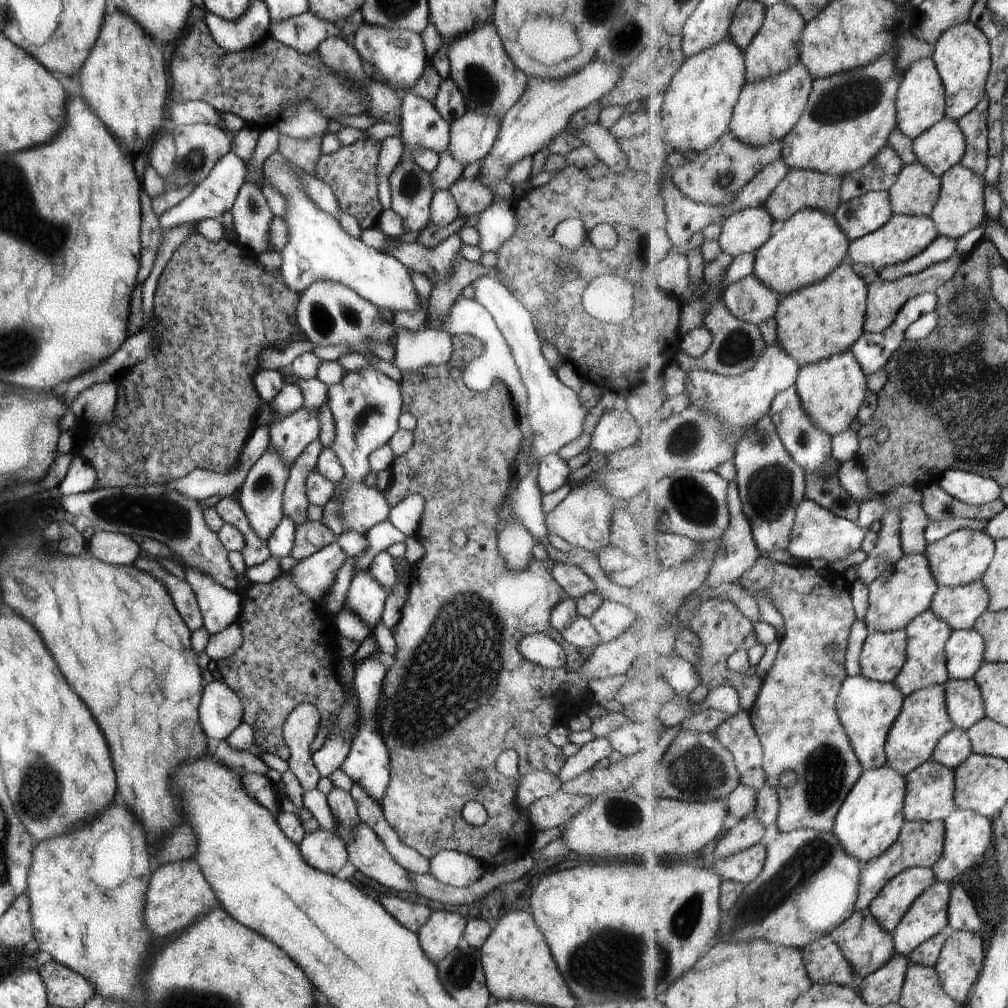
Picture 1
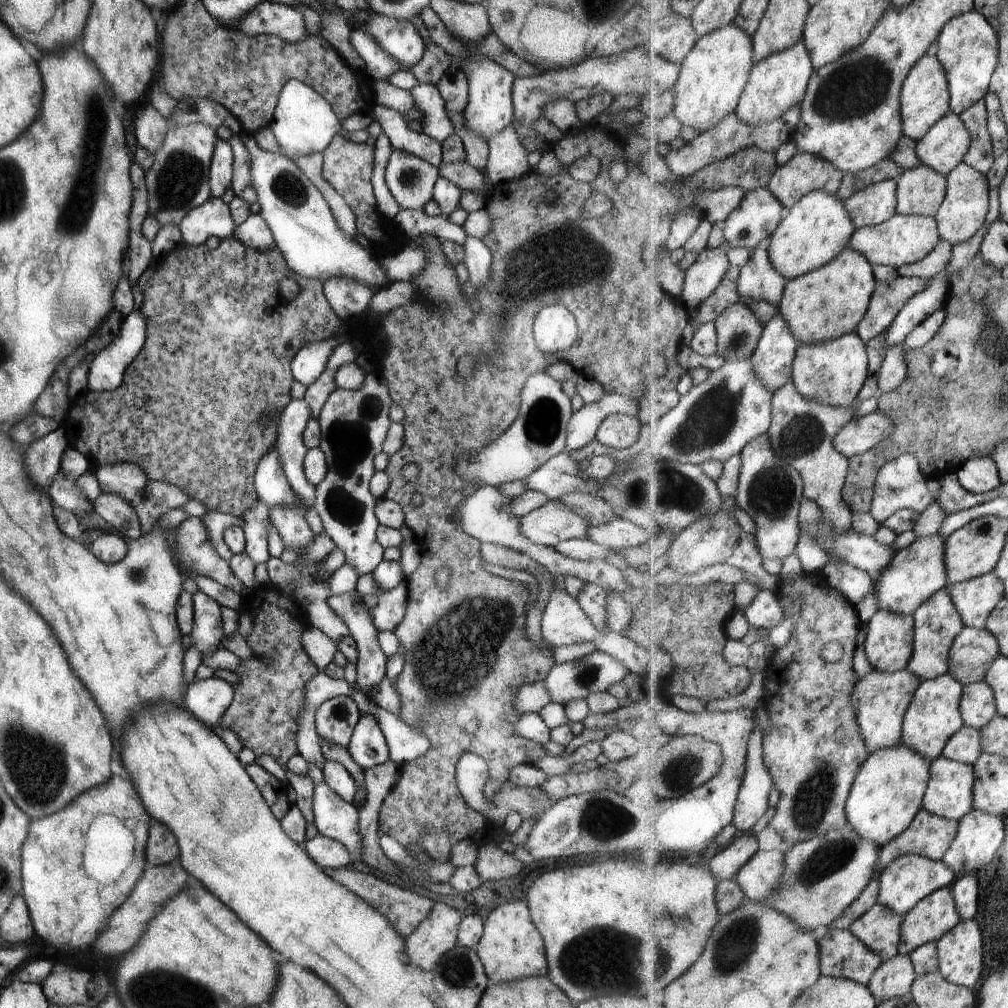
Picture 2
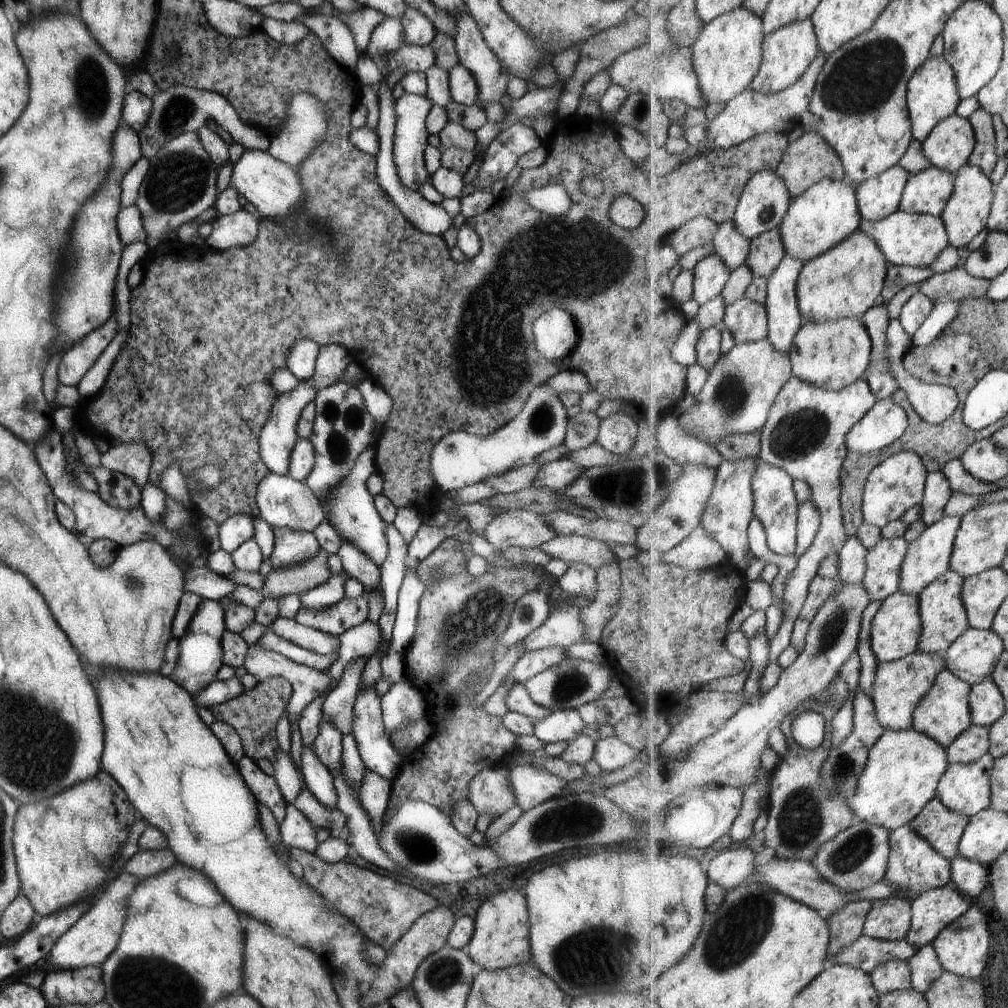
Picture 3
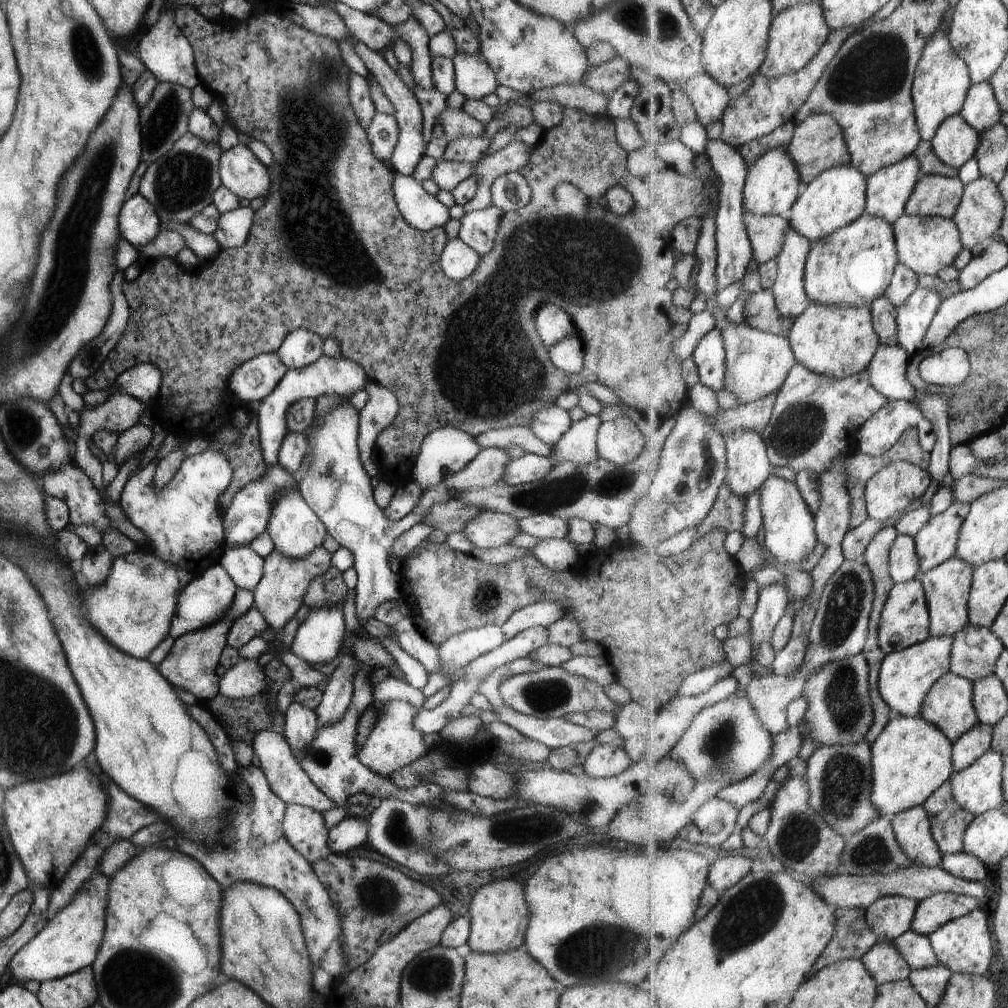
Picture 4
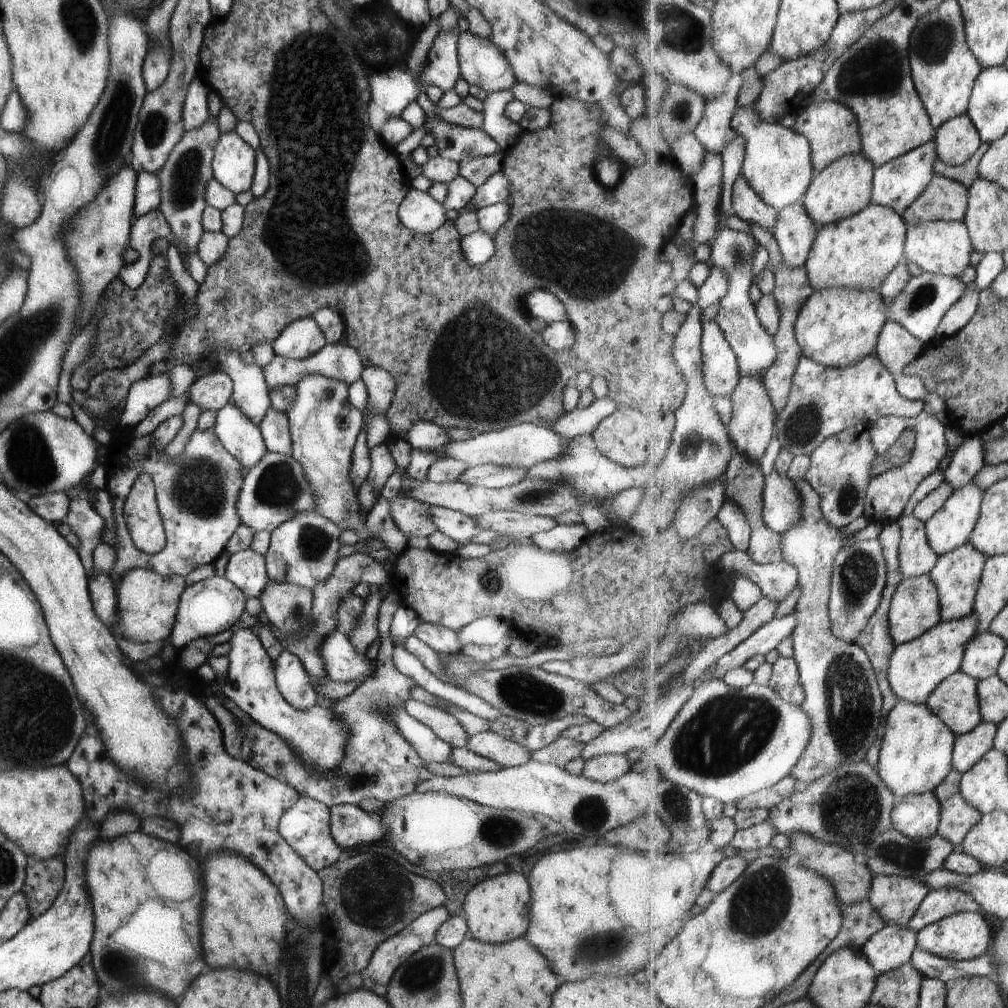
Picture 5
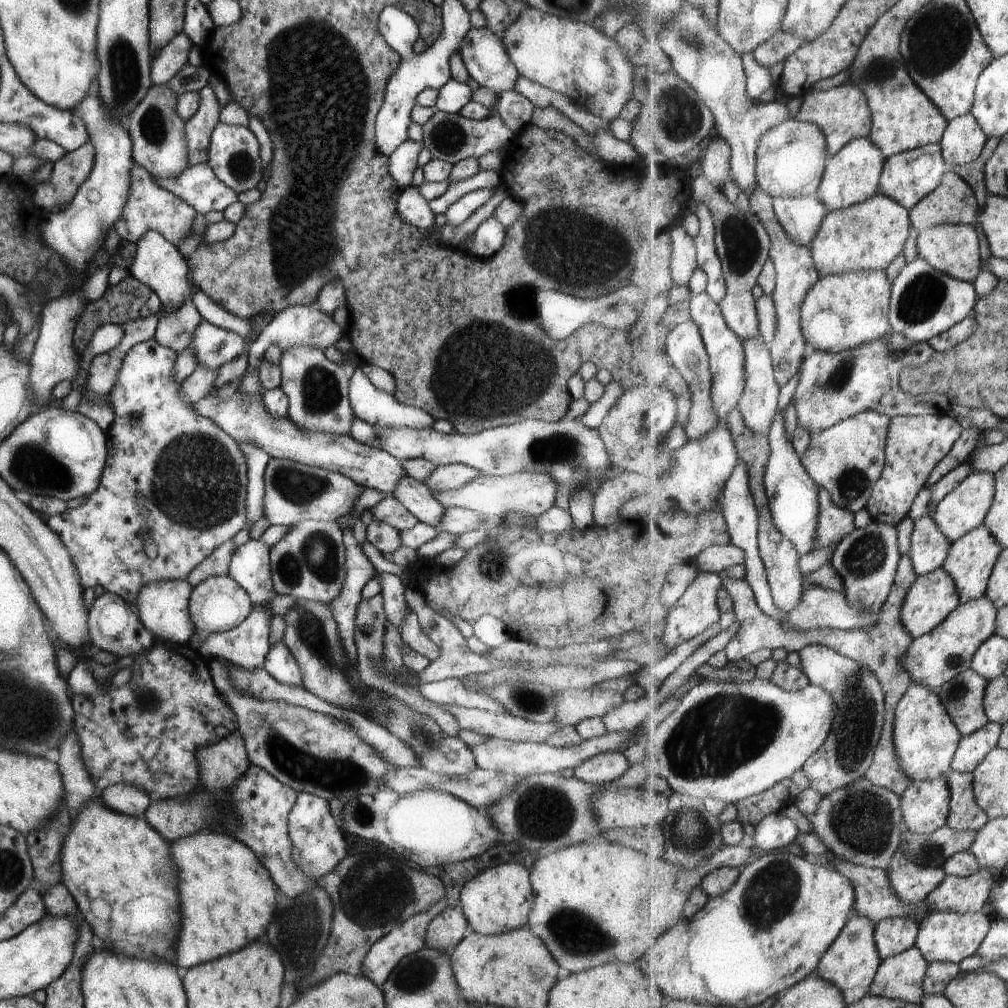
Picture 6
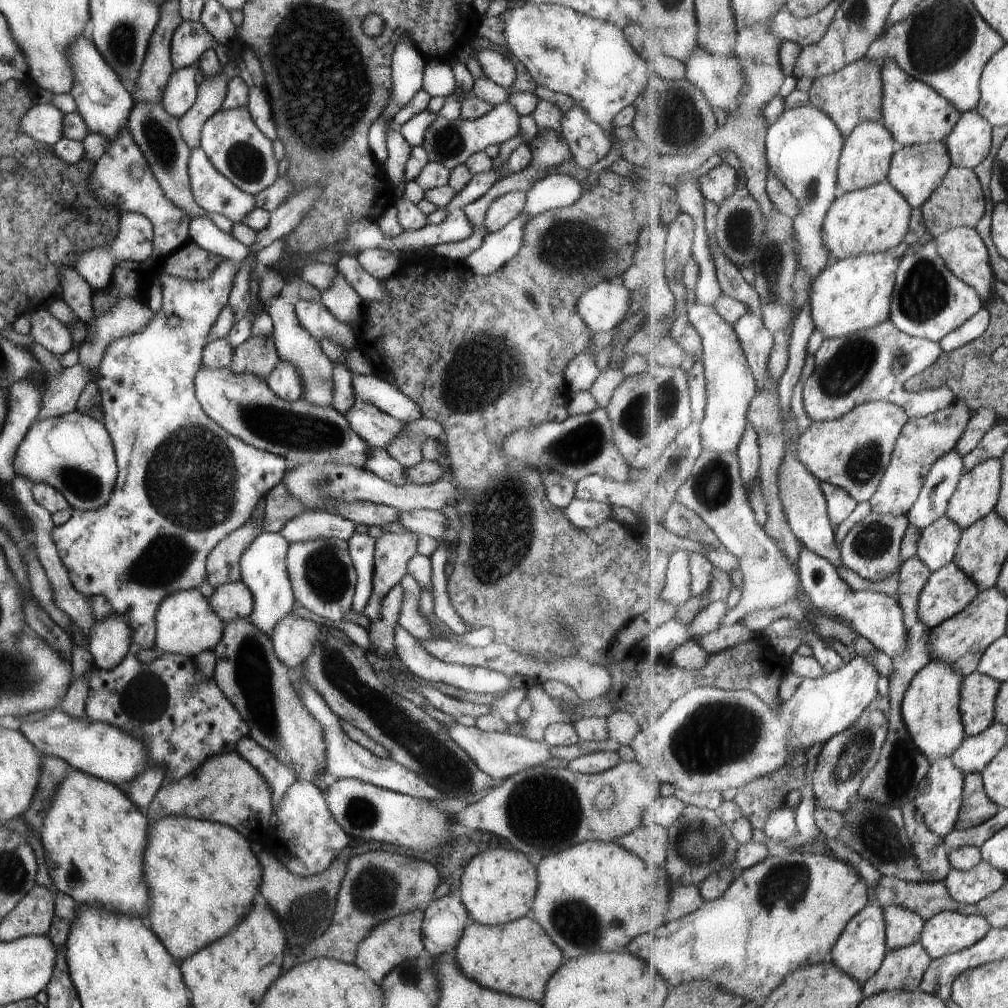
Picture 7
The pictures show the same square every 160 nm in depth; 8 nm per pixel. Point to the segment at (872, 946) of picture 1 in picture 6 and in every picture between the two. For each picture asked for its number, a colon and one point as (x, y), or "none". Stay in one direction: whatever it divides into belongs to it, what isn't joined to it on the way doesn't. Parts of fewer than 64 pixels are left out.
2: (880, 929)
3: (890, 919)
4: (892, 916)
5: (898, 899)
6: (913, 883)

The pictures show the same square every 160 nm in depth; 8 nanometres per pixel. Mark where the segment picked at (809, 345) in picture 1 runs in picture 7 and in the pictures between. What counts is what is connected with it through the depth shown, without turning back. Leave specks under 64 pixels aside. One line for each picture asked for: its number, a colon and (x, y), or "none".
2: (829, 303)
3: (847, 281)
4: (855, 266)
5: (860, 252)
6: (868, 236)
7: (869, 220)

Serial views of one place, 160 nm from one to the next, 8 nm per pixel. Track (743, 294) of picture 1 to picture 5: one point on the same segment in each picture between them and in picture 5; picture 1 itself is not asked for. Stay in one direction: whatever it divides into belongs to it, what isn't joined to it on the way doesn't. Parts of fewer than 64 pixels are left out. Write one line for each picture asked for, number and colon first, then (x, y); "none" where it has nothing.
2: (758, 280)
3: (767, 252)
4: (767, 233)
5: (747, 204)

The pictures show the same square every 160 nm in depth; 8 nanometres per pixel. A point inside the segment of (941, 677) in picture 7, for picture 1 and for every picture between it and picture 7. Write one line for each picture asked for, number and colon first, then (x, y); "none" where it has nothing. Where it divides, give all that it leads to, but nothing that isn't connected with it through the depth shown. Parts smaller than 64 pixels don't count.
1: (870, 821)
2: (888, 792)
3: (904, 769)
4: (912, 759)
5: (917, 754)
6: (926, 738)

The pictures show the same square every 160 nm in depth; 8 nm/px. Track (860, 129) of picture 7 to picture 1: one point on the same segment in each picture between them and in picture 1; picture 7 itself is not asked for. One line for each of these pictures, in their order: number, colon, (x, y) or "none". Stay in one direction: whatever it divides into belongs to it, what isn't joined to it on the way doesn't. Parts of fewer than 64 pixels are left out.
1: (804, 250)
2: (819, 228)
3: (828, 213)
4: (838, 197)
5: (845, 188)
6: (853, 176)

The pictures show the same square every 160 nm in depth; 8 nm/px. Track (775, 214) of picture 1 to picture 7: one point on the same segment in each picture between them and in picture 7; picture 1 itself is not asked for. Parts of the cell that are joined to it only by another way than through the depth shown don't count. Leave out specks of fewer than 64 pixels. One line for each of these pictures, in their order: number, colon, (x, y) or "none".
2: (806, 173)
3: (810, 159)
4: (818, 145)
5: (832, 128)
6: (843, 112)
7: (855, 94)

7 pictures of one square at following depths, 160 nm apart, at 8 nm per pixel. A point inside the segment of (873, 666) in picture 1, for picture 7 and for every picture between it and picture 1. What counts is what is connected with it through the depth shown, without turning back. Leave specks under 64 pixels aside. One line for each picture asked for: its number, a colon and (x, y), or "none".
2: (889, 645)
3: (897, 629)
4: (906, 622)
5: (916, 606)
6: (934, 597)
7: (950, 590)

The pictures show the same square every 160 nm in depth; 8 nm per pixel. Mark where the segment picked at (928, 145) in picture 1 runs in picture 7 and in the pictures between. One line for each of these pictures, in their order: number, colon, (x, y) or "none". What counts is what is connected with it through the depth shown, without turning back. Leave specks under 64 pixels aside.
2: (944, 148)
3: (950, 146)
4: (956, 142)
5: (957, 141)
6: (964, 141)
7: (971, 141)

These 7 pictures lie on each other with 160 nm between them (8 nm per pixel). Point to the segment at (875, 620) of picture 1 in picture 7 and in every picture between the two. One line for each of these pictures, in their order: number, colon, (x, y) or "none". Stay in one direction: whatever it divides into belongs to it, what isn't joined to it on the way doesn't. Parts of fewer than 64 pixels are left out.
2: (917, 572)
3: (929, 557)
4: (938, 542)
5: (952, 527)
6: (966, 508)
7: (979, 493)

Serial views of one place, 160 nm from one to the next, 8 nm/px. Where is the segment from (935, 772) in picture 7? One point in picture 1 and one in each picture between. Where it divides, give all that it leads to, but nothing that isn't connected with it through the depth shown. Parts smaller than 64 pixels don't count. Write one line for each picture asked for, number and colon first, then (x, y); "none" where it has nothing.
1: (889, 908)
2: (908, 880)
3: (915, 867)
4: (913, 828)
5: (918, 816)
6: (926, 805)

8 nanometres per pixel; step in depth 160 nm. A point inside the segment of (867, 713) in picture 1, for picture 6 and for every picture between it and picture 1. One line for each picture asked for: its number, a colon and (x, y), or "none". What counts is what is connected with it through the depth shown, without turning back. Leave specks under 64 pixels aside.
2: (881, 700)
3: (899, 687)
4: (907, 676)
5: (918, 668)
6: (936, 658)

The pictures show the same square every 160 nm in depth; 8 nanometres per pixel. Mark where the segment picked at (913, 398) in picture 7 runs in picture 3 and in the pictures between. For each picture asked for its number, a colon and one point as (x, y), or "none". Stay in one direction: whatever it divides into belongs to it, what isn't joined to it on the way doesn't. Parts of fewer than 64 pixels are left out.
3: (806, 433)
4: (816, 417)
5: (824, 401)
6: (832, 387)

